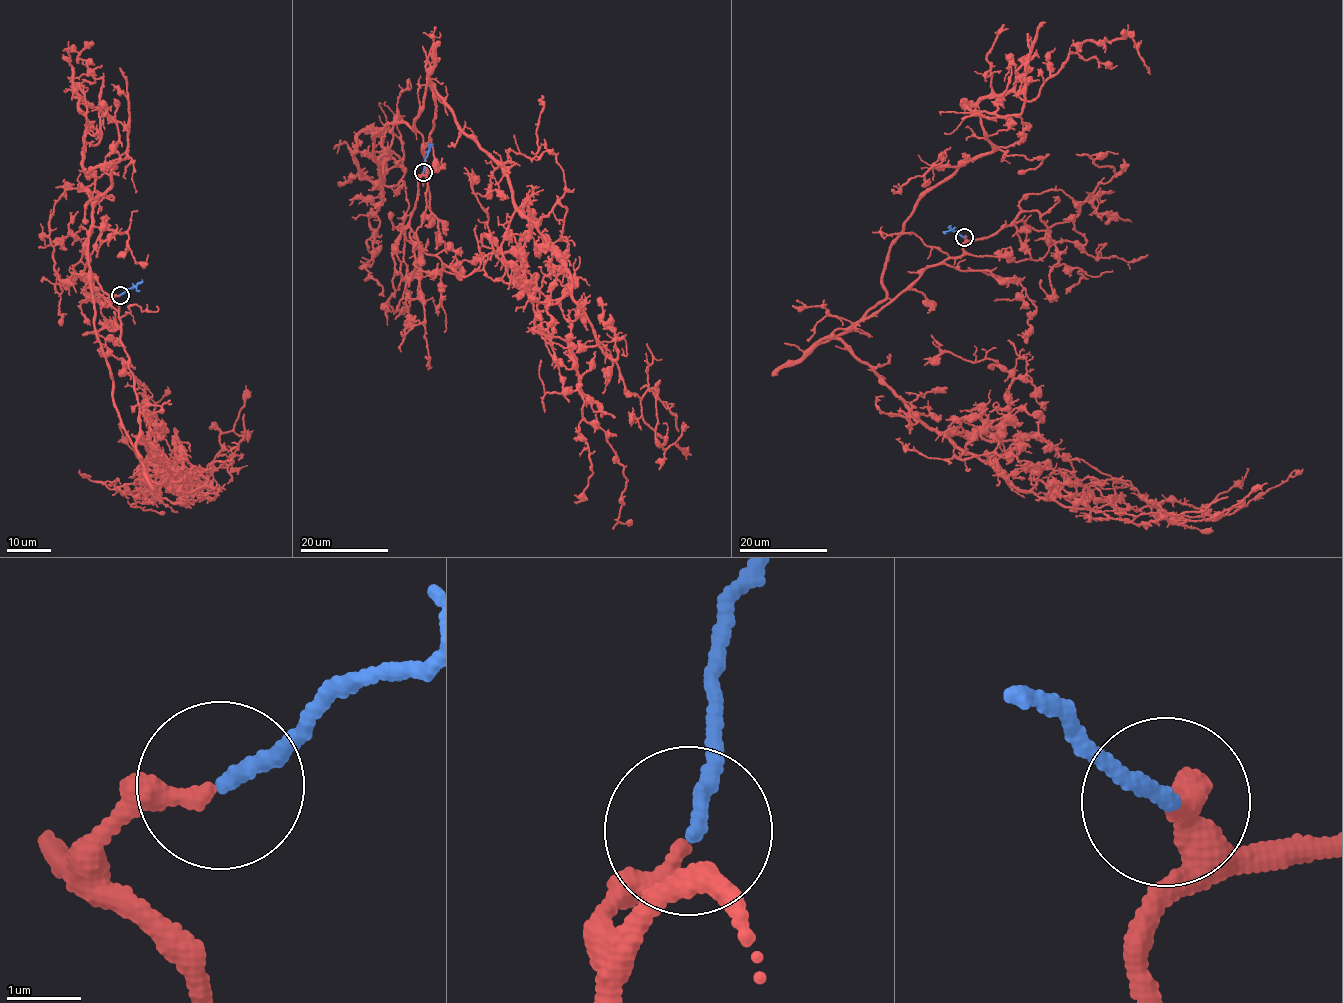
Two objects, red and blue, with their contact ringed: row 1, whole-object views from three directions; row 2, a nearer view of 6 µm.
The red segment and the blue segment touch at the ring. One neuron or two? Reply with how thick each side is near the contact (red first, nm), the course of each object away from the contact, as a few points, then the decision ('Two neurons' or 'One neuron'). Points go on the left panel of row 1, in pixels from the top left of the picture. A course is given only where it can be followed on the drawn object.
Thickness 240 nm (red) against 200 nm. Course of red: (119, 295), (135, 445), (88, 276), (90, 214), (115, 168), (82, 167), (102, 81), (73, 50), (71, 82). Course of blue: (120, 295), (142, 279). One neuron

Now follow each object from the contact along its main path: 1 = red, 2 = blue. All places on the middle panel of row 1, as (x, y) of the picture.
1: (422, 173), (427, 79), (414, 131), (372, 138), (382, 178), (381, 133), (355, 144), (384, 296)
2: (422, 172), (433, 145)

